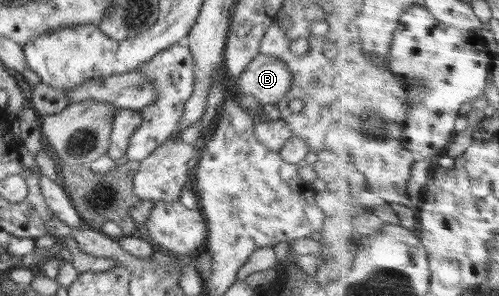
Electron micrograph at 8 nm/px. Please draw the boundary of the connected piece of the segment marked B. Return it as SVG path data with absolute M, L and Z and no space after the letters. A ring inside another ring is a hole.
M259 53L239 77L240 92L254 96L260 107L282 103L290 91L292 75L281 61Z

